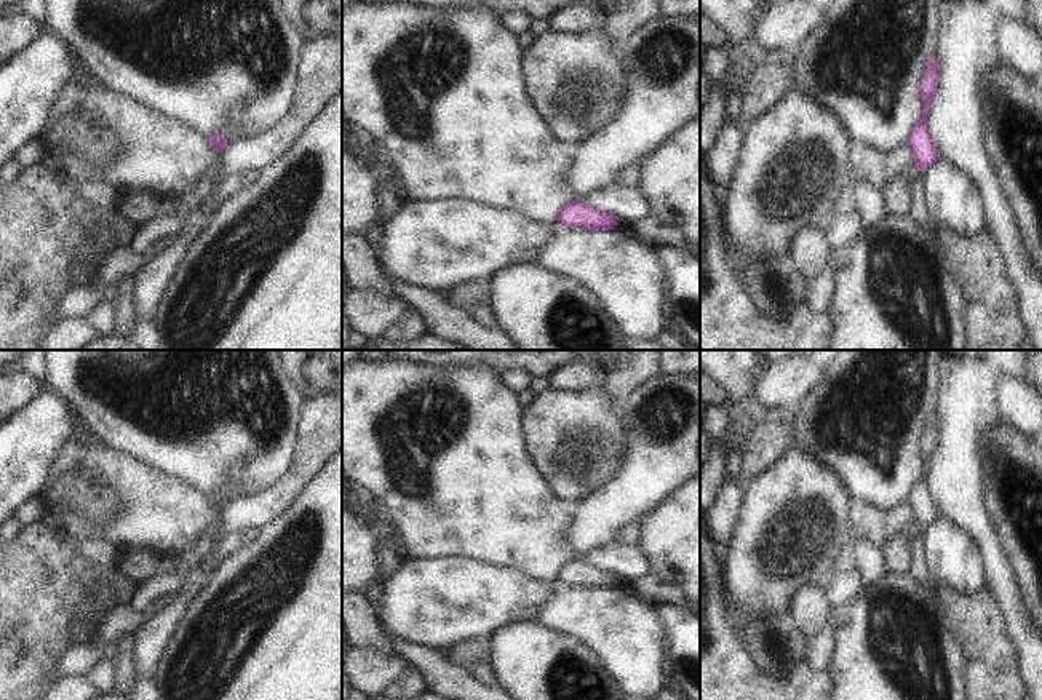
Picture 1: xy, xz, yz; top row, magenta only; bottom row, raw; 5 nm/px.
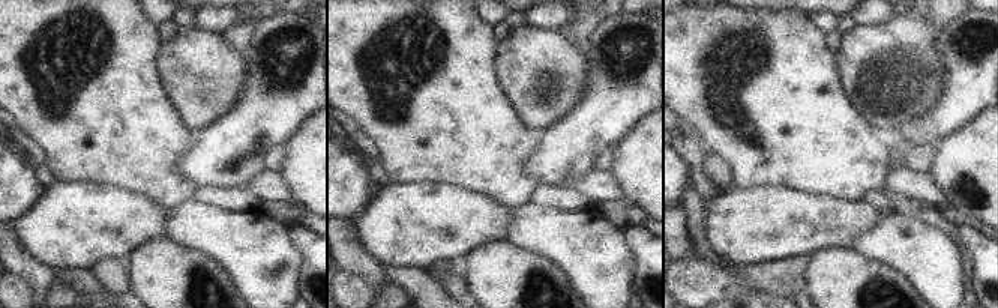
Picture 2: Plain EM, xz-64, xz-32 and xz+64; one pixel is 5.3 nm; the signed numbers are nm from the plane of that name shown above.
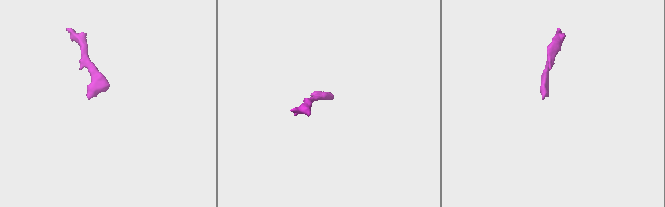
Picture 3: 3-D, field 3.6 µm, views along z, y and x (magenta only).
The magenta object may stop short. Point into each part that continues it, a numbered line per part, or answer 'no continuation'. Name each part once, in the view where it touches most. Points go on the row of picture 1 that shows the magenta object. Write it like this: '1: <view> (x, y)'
no continuation

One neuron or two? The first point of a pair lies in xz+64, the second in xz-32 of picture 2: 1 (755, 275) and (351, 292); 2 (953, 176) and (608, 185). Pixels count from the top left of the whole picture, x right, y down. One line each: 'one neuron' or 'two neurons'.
1: one neuron
2: two neurons

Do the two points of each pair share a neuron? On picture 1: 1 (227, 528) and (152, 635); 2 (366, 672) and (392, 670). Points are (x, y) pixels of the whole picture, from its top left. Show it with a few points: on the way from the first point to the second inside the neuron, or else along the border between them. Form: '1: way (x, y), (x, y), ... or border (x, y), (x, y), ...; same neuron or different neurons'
1: way (214, 555), (198, 572), (176, 608); same neuron
2: way (373, 672), (385, 670); same neuron

